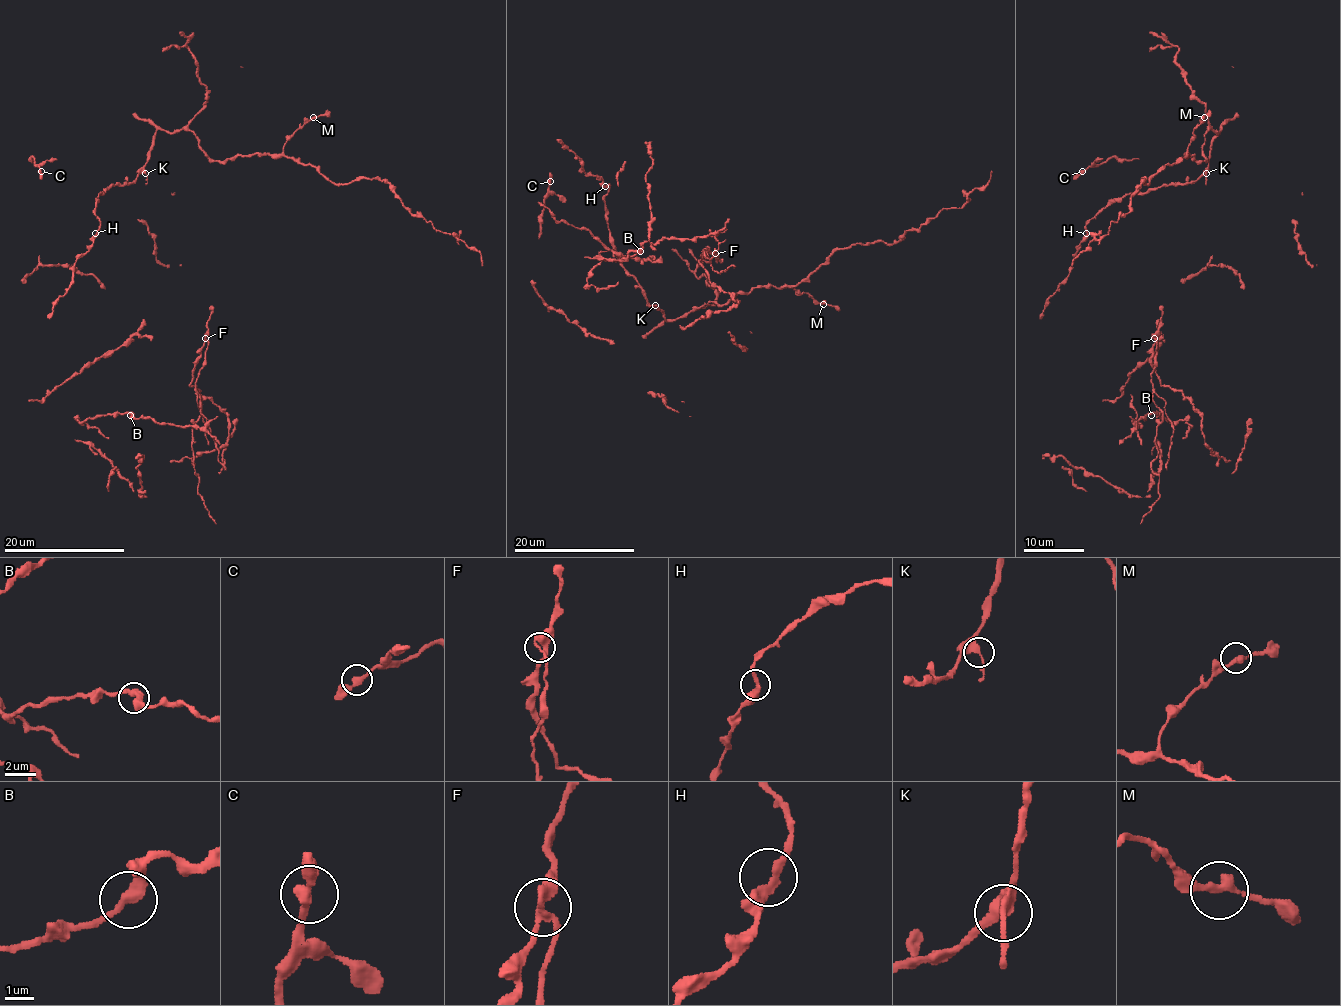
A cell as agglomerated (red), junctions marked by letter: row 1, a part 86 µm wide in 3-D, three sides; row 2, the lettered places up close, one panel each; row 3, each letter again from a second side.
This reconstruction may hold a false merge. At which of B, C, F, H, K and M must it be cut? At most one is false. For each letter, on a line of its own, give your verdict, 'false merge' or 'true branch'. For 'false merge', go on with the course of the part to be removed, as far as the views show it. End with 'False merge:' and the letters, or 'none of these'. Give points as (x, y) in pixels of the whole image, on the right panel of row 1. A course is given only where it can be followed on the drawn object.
B: true branch
C: true branch
F: false merge; foreign part runs (1154, 338), (1153, 394), (1163, 413), (1151, 463), (1159, 495), (1141, 524)
H: true branch
K: true branch
M: true branch
False merge: F

